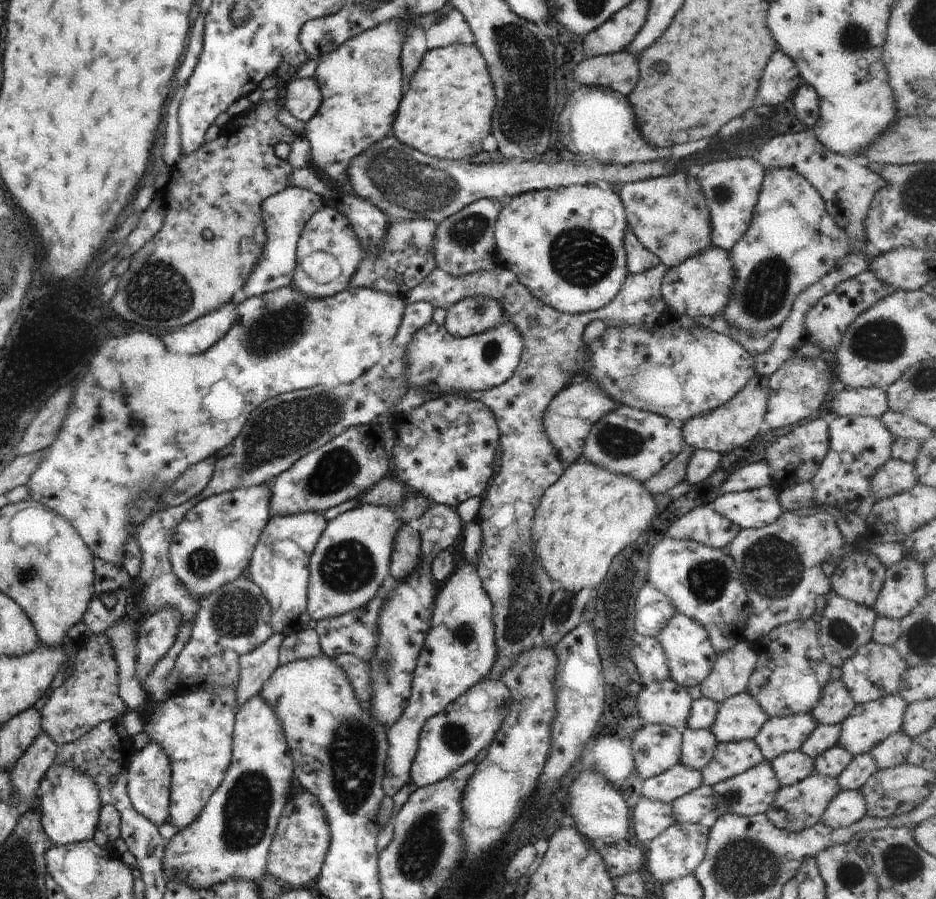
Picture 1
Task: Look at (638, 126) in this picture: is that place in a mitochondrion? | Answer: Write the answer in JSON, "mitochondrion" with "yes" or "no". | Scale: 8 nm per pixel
{"mitochondrion":"no"}

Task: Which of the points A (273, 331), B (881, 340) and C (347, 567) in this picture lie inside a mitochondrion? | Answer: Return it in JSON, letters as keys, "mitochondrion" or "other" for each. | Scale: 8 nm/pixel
{"A":"mitochondrion","B":"mitochondrion","C":"mitochondrion"}

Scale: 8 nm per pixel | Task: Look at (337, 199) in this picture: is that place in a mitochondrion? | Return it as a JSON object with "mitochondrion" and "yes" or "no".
{"mitochondrion":"no"}

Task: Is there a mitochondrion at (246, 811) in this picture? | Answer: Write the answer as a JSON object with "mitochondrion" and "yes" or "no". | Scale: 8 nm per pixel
{"mitochondrion":"yes"}

